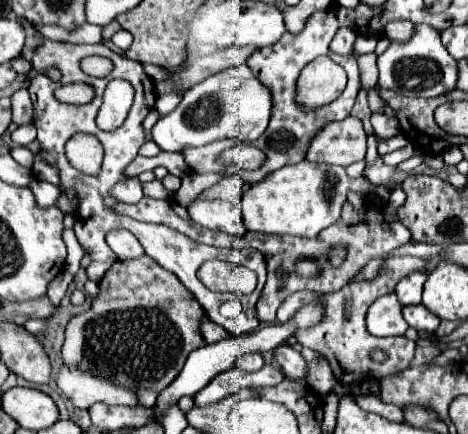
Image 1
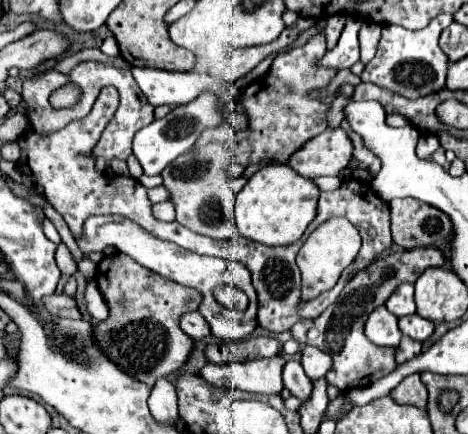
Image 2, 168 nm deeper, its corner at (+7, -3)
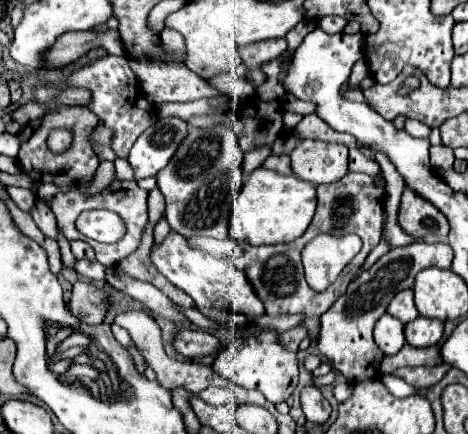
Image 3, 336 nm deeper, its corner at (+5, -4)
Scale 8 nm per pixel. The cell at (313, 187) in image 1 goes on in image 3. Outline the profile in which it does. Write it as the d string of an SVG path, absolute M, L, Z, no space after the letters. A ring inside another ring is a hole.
M258 168L250 174L250 178L246 180L244 188L240 190L234 202L230 236L234 240L242 240L252 246L286 244L306 232L306 228L312 222L314 210L316 210L316 186L296 176L282 176L274 170Z

